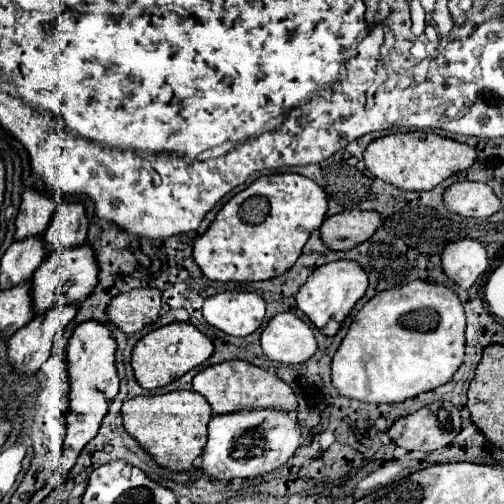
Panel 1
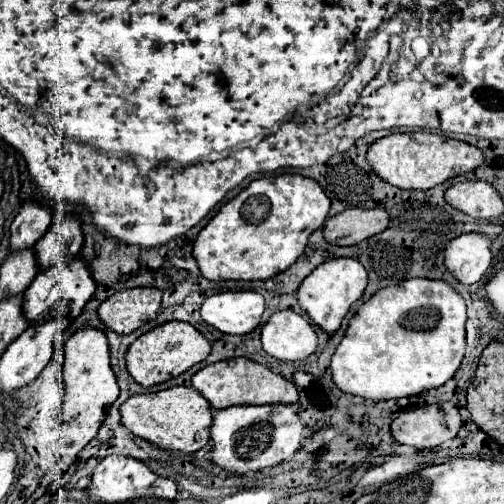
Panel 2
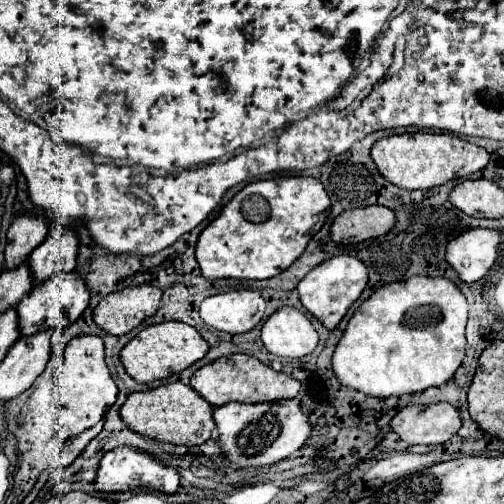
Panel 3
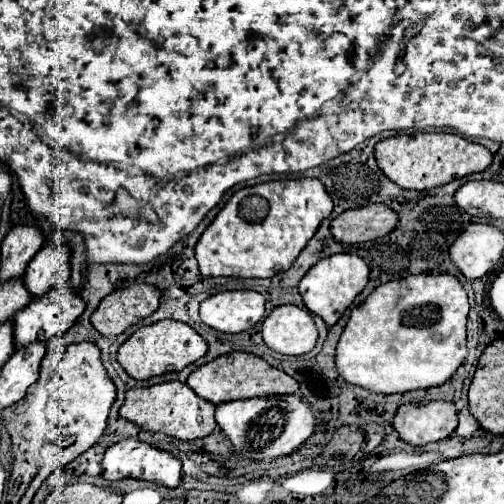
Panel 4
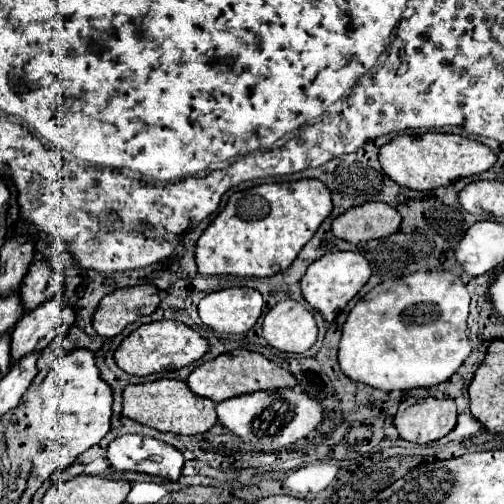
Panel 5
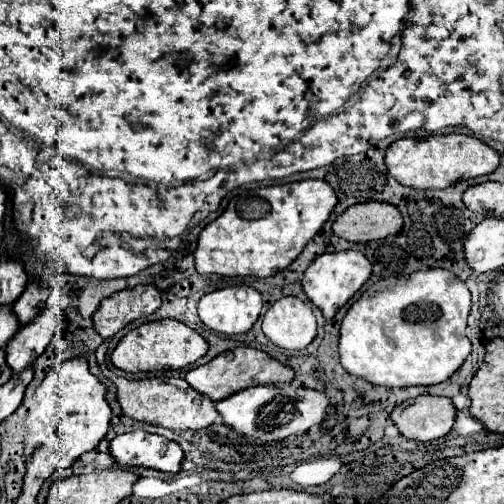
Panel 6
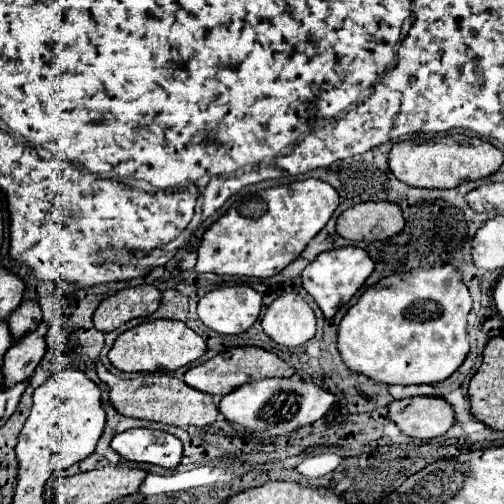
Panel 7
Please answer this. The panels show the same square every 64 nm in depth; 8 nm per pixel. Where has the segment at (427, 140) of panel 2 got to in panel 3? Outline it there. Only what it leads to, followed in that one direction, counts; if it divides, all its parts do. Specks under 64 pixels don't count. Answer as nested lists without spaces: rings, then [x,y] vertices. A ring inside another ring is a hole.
[[[430,132],[382,138],[372,146],[370,154],[372,154],[372,160],[376,162],[380,174],[384,174],[388,182],[392,182],[404,190],[430,190],[434,186],[446,184],[448,180],[470,176],[470,174],[482,170],[490,162],[490,154],[484,148],[474,146],[458,136],[430,134]]]

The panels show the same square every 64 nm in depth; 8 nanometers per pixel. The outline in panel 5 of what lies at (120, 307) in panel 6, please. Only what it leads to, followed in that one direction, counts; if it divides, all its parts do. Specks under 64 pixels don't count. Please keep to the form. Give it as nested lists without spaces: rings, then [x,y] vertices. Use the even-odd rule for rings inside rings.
[[[140,284],[132,288],[120,288],[104,296],[94,312],[94,330],[102,338],[114,338],[128,324],[140,316],[152,314],[160,304],[158,288],[152,284]]]

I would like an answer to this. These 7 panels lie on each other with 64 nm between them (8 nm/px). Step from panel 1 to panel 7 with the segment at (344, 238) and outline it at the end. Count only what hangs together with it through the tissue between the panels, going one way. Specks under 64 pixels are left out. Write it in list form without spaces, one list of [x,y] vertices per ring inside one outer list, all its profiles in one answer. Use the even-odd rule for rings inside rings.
[[[362,202],[338,216],[336,230],[348,240],[386,240],[404,228],[402,210],[394,202]]]

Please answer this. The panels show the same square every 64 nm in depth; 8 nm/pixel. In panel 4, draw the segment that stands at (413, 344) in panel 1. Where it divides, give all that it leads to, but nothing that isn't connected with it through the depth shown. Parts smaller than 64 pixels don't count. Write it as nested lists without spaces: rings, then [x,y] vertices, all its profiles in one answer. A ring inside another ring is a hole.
[[[416,274],[402,280],[390,280],[378,286],[360,306],[352,308],[350,320],[338,340],[336,368],[338,374],[356,386],[378,394],[410,392],[444,384],[464,362],[466,346],[468,294],[452,274]]]

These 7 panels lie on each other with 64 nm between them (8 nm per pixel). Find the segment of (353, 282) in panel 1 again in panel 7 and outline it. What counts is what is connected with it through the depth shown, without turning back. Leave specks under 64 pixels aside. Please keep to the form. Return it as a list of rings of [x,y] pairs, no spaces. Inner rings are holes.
[[[356,246],[338,248],[338,250],[328,250],[320,254],[312,264],[308,264],[302,272],[302,284],[306,292],[316,300],[324,316],[332,318],[344,304],[350,302],[350,298],[360,290],[360,286],[366,282],[372,270],[374,270],[374,264],[366,250]]]

